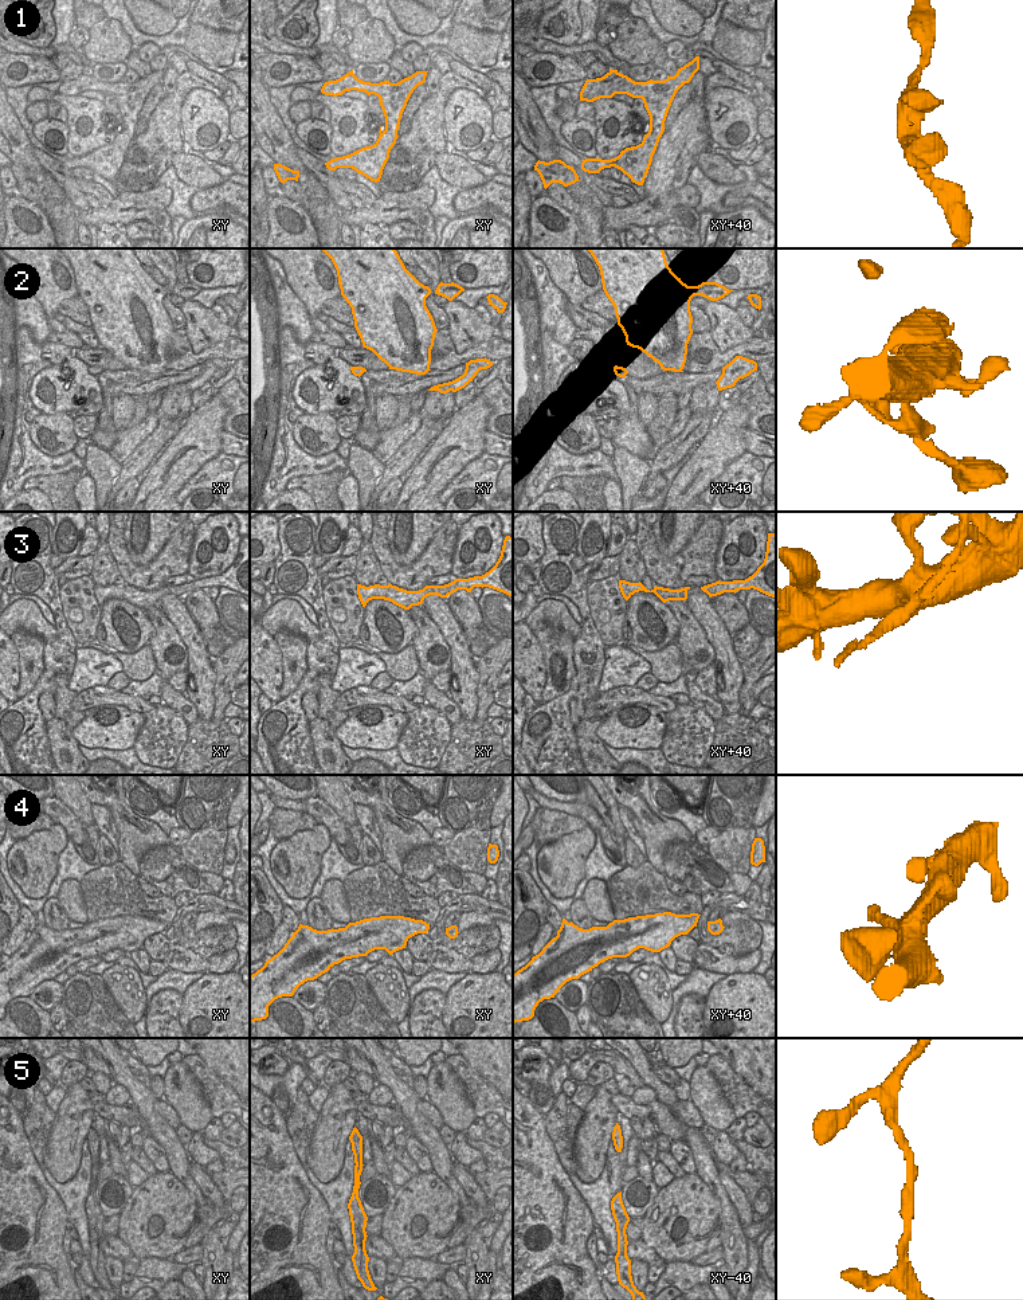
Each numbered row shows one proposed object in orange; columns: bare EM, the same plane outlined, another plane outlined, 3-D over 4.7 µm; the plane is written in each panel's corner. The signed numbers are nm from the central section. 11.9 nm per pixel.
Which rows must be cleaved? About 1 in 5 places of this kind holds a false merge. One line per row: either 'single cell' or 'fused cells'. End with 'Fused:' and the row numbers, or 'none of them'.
1: single cell
2: single cell
3: fused cells
4: single cell
5: single cell
Fused: 3

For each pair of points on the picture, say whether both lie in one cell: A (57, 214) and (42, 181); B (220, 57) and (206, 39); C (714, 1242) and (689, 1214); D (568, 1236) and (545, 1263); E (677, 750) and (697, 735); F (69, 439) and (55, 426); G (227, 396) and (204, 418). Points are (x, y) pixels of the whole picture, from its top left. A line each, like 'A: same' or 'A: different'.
A: same
B: same
C: different
D: same
E: same
F: same
G: different

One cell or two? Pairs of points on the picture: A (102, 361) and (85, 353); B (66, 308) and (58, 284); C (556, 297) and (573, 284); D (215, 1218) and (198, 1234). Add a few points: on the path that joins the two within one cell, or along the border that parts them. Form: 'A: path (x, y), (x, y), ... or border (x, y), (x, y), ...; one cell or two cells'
A: path (98, 361), (91, 361), (89, 357); one cell
B: border (77, 294), (66, 298), (57, 312); two cells
C: border (544, 265), (549, 278), (568, 301); two cells
D: path (211, 1222), (202, 1230); one cell

